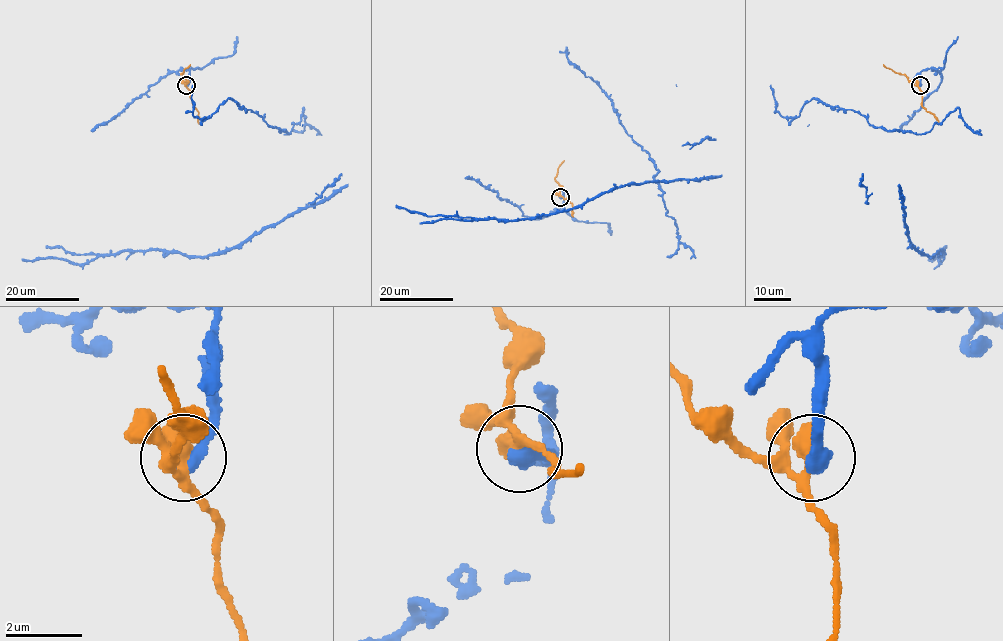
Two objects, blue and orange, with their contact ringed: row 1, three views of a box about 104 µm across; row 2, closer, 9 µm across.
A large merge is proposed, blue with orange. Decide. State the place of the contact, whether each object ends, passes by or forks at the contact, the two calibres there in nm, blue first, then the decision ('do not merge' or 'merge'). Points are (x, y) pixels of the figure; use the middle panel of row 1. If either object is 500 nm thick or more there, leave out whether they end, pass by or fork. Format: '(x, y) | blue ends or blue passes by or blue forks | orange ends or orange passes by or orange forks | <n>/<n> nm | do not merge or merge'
(560, 197) | blue ends | orange forks | 480/320 nm | do not merge

